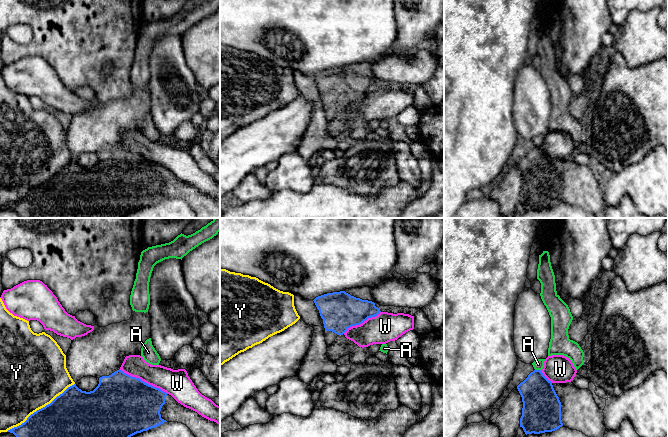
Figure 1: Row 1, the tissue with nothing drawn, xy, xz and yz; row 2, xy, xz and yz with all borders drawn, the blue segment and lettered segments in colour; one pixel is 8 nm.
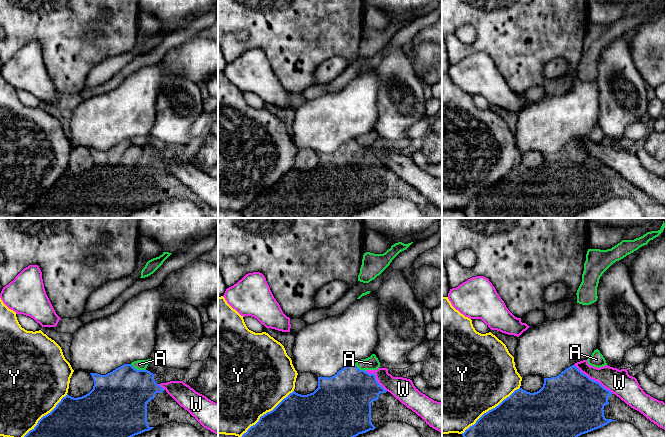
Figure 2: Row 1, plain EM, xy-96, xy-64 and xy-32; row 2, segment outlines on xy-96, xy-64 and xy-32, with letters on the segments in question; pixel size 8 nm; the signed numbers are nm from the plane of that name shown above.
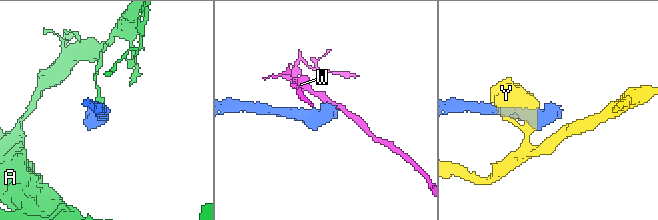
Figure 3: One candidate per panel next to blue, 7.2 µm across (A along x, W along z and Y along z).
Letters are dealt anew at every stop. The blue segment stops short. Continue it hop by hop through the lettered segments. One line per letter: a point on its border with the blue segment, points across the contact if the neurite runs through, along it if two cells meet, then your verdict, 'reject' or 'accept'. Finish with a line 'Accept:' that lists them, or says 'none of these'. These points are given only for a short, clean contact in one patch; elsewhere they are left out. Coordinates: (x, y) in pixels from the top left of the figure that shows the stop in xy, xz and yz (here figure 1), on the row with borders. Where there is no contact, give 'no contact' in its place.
A: yz (538, 370) | along yz (535, 369), (540, 370) | reject
W: xy (143, 381) | reject
Y: xy (41, 408) | reject
Accept: none of these

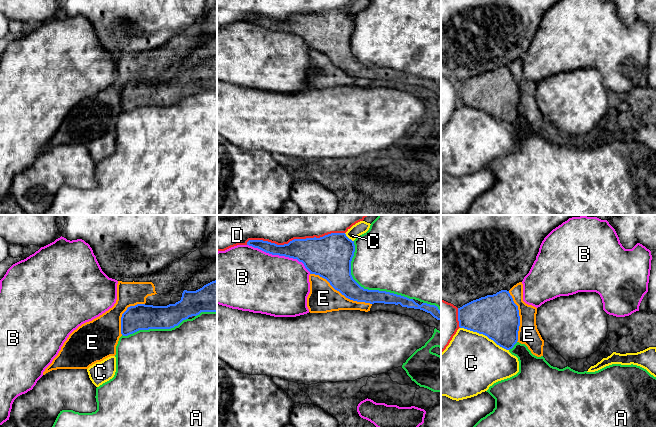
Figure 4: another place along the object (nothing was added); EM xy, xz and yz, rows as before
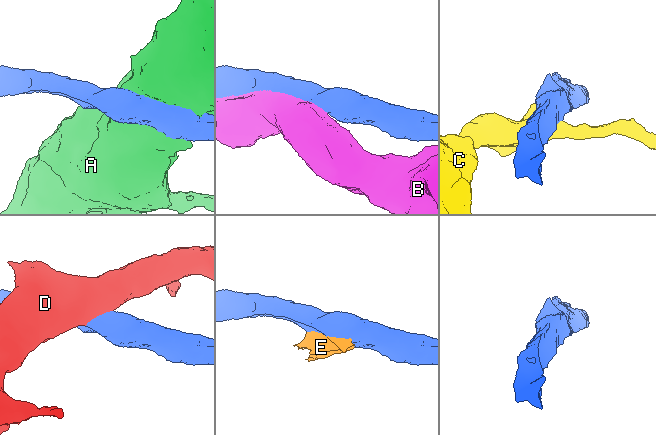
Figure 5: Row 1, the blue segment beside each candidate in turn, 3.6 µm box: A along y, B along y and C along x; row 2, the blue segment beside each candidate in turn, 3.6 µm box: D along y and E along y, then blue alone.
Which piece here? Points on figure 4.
A: xz (363, 288) | reject
B: xz (280, 255) | reject
C: yz (484, 334) | reject
D: xz (294, 239) | reject
E: xz (341, 293) | reject
Accept: none of these

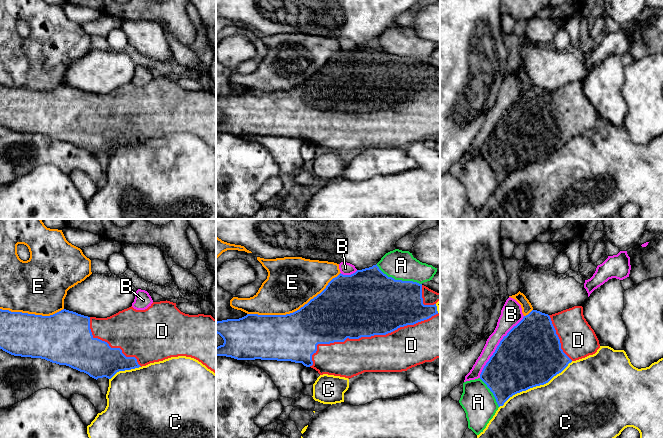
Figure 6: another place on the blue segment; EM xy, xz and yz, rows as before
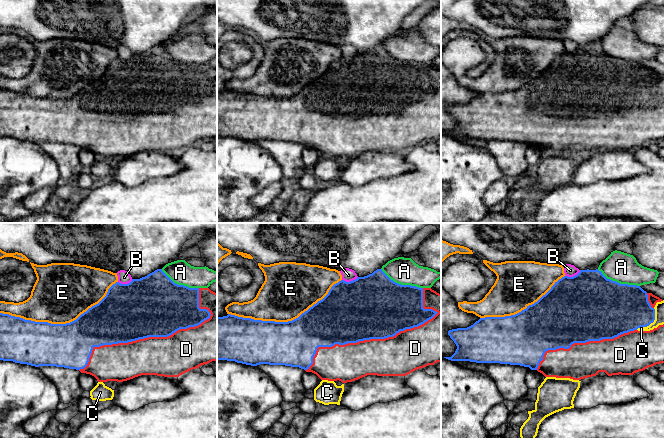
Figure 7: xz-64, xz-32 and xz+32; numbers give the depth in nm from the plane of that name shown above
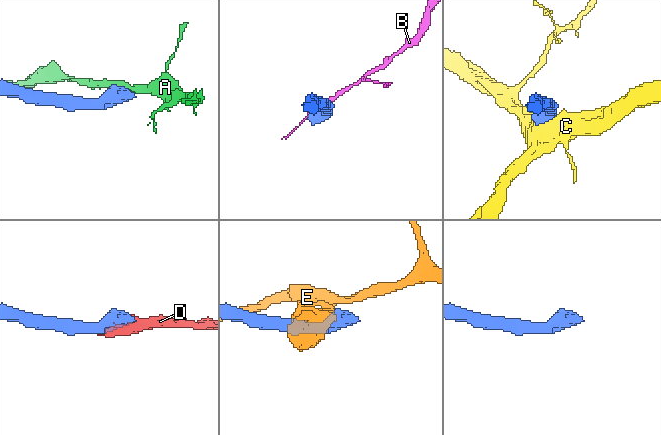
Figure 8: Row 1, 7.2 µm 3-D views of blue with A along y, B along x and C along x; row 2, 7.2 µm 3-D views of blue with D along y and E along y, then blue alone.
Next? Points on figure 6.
A: xz (398, 280) | reject
B: yz (497, 347) | reject
C: yz (535, 386) | reject
D: xz (366, 336) | accept
E: xz (295, 311) | reject
Accept: D

